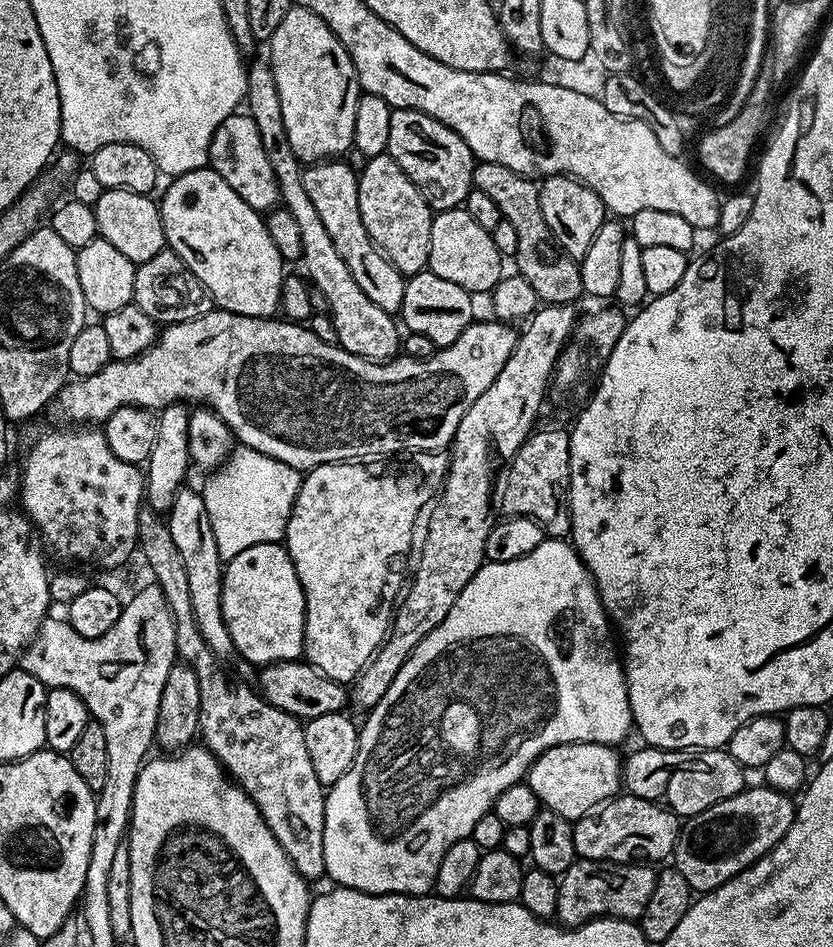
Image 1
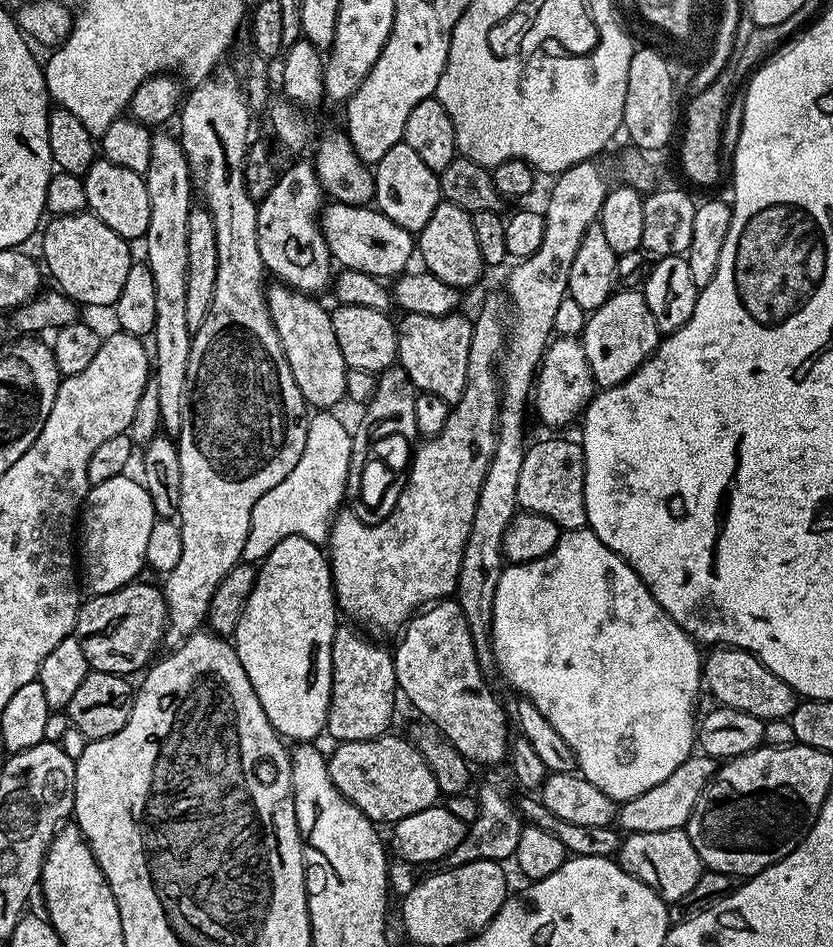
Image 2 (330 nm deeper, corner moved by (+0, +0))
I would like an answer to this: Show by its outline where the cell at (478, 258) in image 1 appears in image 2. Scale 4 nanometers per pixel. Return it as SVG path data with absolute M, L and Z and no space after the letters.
M441 202L430 214L430 222L418 234L418 260L423 267L434 273L442 282L461 290L467 290L471 284L480 280L480 271L486 265L482 254L478 254L478 242L474 239L472 213L462 206Z

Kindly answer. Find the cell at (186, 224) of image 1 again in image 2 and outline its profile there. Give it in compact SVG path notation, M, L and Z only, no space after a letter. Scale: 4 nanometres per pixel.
M279 282L267 289L268 313L276 327L284 357L288 359L294 382L304 396L305 405L316 410L332 410L339 400L345 399L346 374L348 368L338 350L338 338L334 338L334 326L329 309L319 304L307 292L297 292L295 288Z

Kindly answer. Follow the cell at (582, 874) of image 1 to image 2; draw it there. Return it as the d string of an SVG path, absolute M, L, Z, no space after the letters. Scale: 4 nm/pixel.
M684 828L662 830L658 834L625 835L620 842L618 863L625 868L638 882L646 882L650 890L654 890L665 902L682 898L698 882L700 873L705 871L704 864L698 858L698 850L694 850L694 842L690 842Z

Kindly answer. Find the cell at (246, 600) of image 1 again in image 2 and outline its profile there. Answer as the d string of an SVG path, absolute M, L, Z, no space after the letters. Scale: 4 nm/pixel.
M301 536L282 538L268 557L259 561L254 590L236 627L234 647L262 710L266 710L266 718L270 718L281 737L289 741L312 742L319 732L325 731L332 689L332 639L337 623L338 605L325 549Z

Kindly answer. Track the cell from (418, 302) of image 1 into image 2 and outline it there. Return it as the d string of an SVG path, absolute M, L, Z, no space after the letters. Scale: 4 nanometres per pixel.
M410 312L401 315L401 320L396 324L399 367L410 374L410 382L417 390L438 394L438 398L442 398L449 406L460 401L468 381L473 321L460 315L431 316Z

